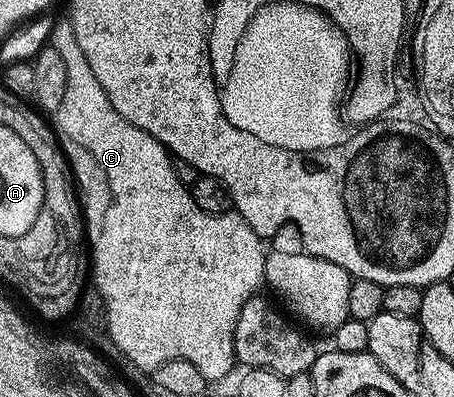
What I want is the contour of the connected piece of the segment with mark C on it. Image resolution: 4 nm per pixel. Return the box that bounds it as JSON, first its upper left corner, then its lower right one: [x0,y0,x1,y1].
[49,17,268,381]

